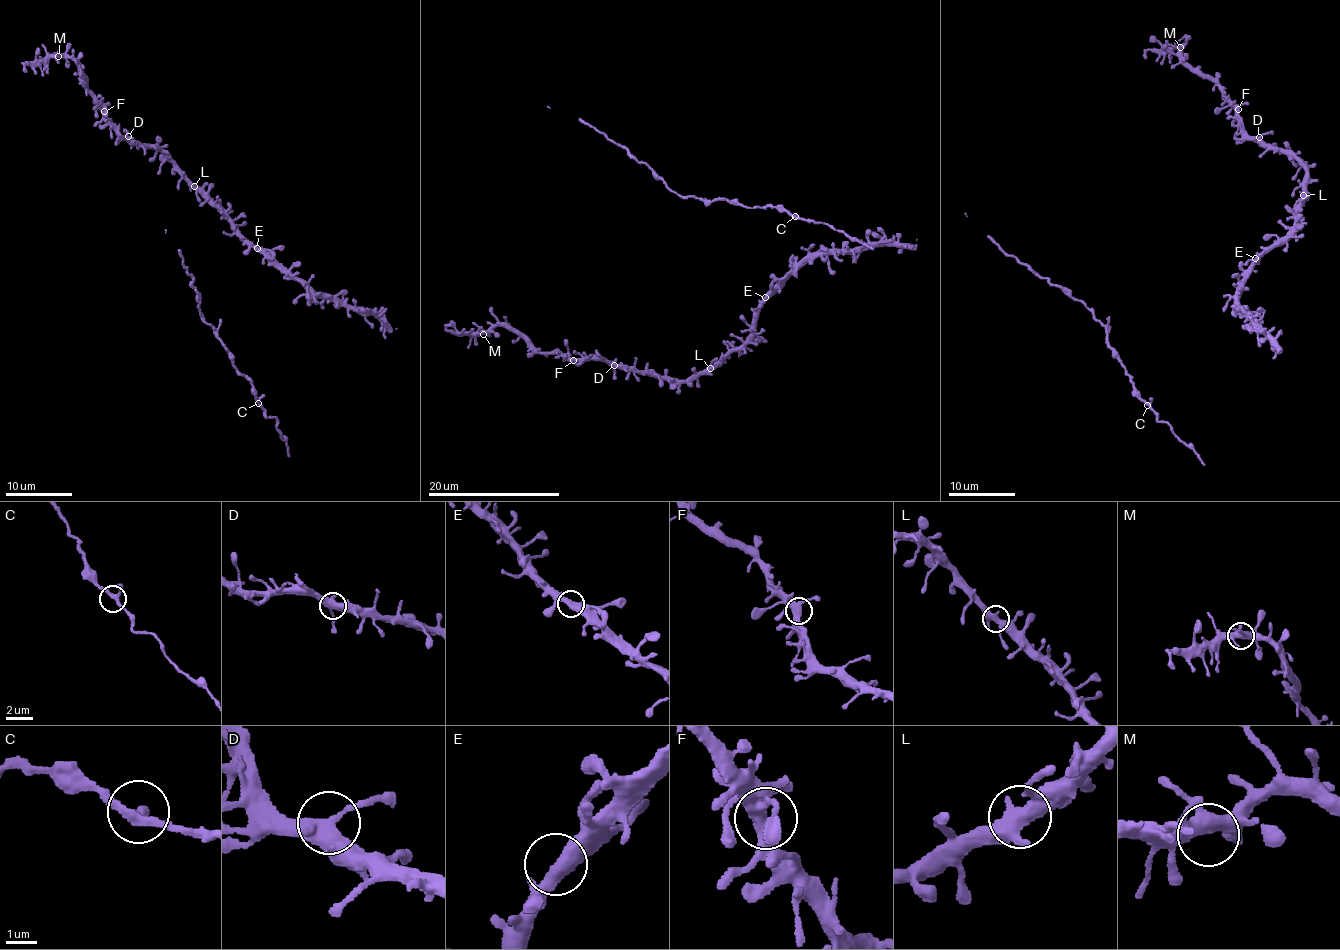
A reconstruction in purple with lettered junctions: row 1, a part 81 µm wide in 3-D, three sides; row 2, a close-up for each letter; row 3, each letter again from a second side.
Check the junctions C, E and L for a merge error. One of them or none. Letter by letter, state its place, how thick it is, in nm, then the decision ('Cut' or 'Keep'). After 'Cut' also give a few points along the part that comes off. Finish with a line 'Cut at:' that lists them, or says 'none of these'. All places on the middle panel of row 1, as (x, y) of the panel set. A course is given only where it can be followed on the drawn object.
C: Place: (795, 216). Thickness 240 nm. Keep
E: Place: (765, 297). Thickness 400 nm. Keep
L: Place: (710, 368). Thickness 420 nm. Keep
Cut at: none of these

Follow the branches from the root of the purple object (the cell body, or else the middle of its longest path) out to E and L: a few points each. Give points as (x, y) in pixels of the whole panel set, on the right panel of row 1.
E: (1239, 282), (1249, 276), (1255, 258)
L: (1239, 282), (1247, 280), (1257, 258), (1278, 246), (1293, 227), (1304, 195)

